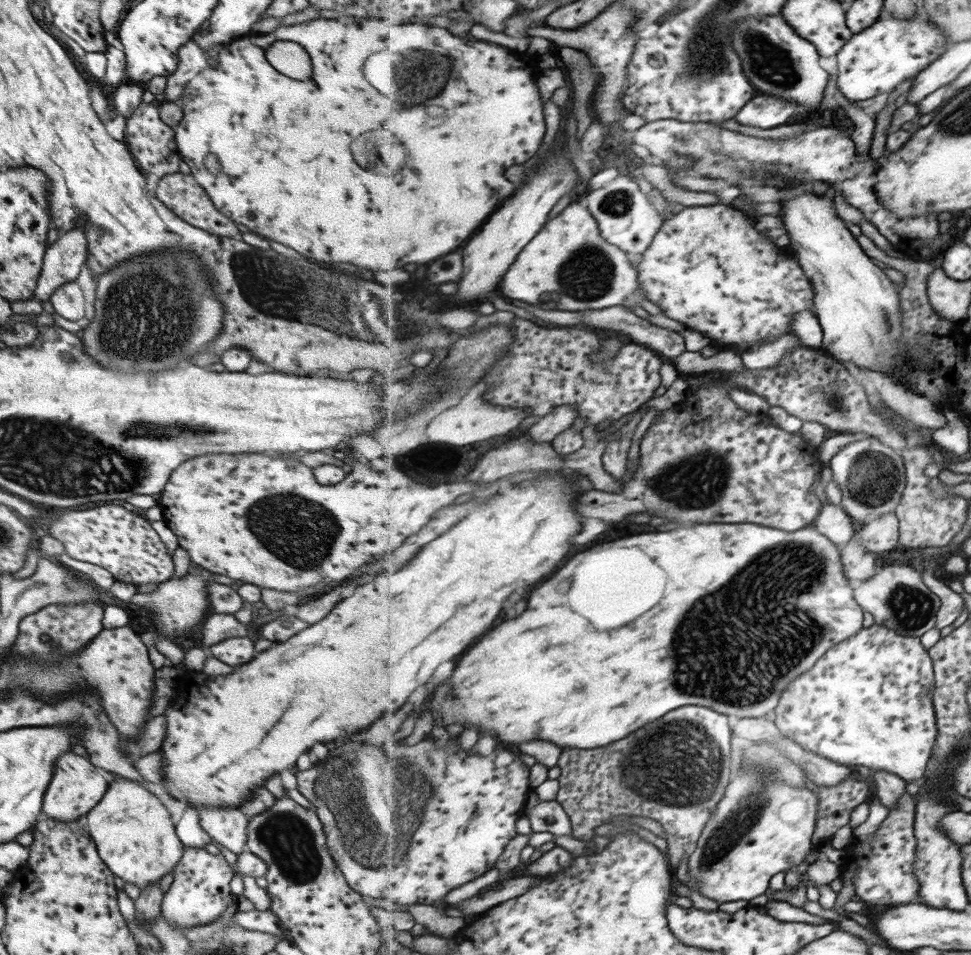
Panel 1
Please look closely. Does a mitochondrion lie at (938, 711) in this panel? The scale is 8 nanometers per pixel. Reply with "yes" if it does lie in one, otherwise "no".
no

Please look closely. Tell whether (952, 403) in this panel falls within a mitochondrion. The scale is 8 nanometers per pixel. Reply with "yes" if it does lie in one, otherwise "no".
no

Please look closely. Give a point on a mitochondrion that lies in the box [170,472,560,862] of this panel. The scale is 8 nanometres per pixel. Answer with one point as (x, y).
(302, 533)

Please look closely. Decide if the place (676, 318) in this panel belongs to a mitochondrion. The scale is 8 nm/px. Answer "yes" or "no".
no

